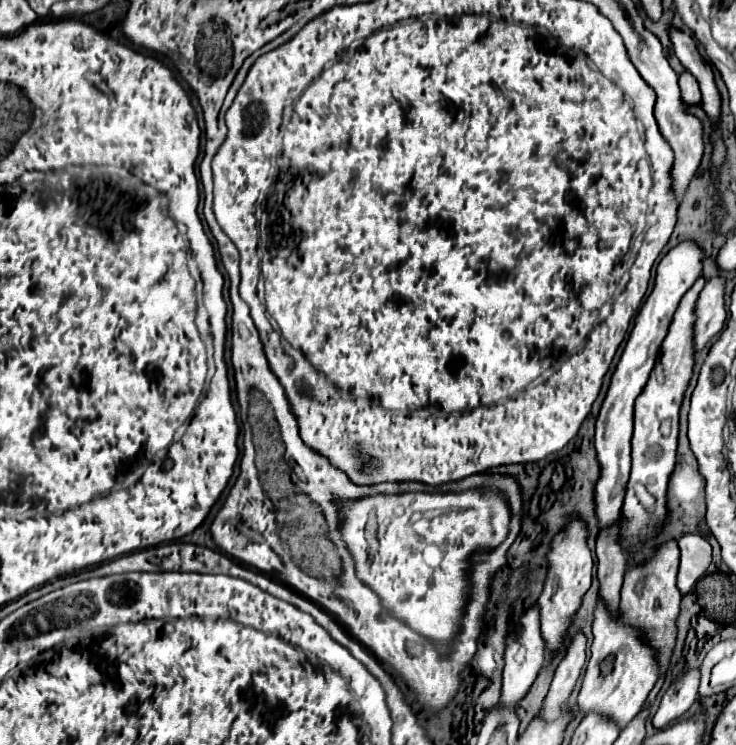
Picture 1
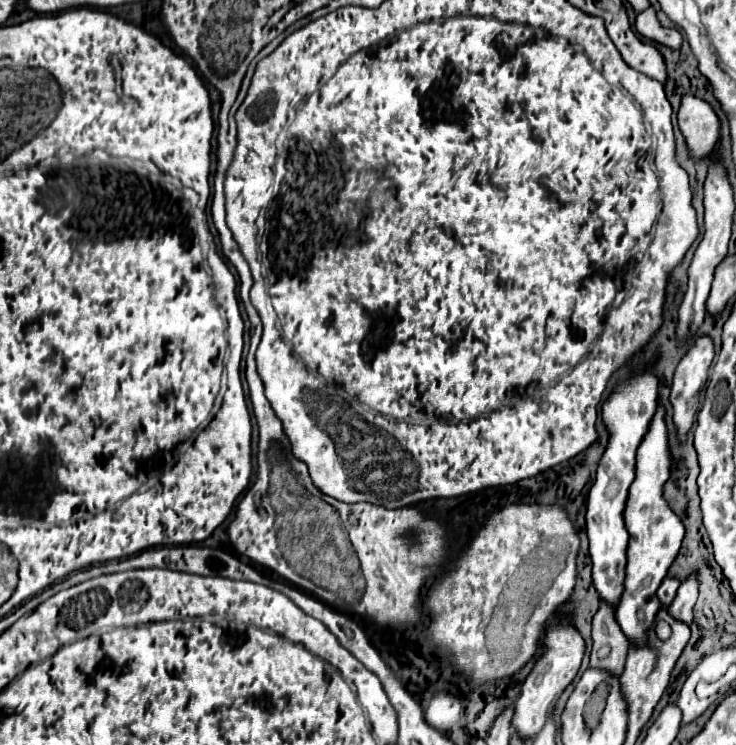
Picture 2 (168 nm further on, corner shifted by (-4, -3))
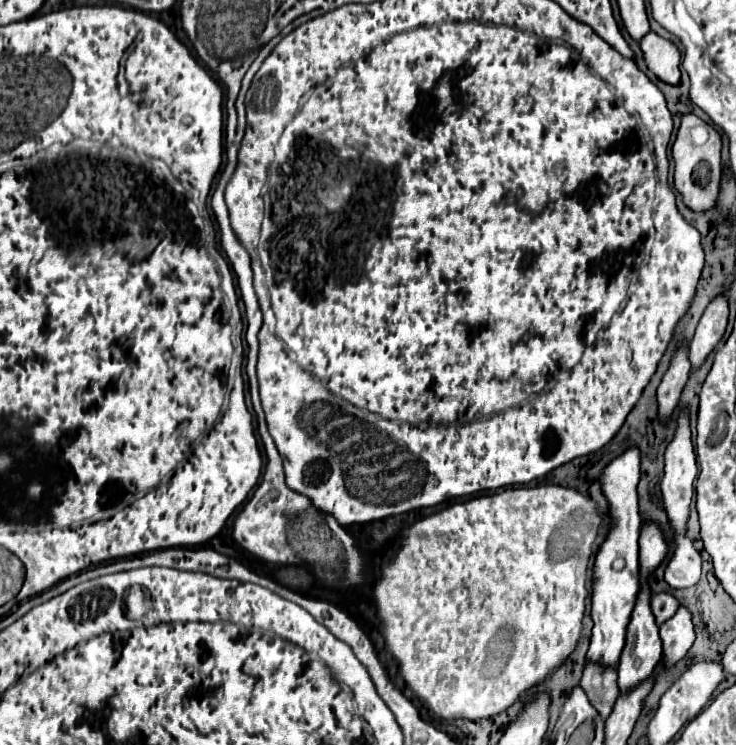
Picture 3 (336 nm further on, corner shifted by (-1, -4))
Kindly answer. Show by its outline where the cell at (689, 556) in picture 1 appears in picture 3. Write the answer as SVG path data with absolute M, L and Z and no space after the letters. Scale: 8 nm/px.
M681 605L677 613L671 619L667 619L659 629L663 641L663 663L665 667L671 667L685 657L685 653L695 641L691 613Z

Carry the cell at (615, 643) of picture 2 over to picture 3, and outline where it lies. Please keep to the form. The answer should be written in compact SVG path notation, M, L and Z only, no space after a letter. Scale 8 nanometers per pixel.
M587 663L581 687L587 691L591 703L599 707L599 713L603 713L603 719L611 713L615 699L619 697L619 685L617 685L617 669L615 667L601 667L597 663Z

